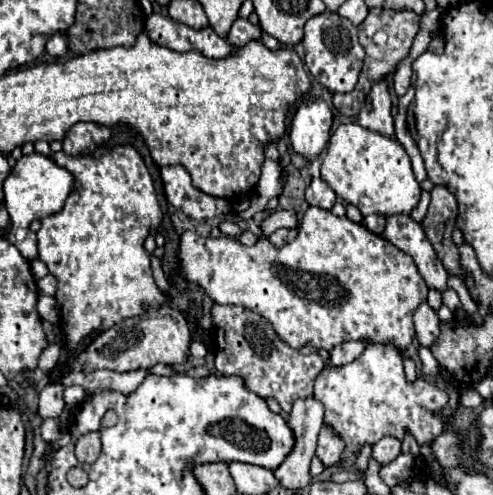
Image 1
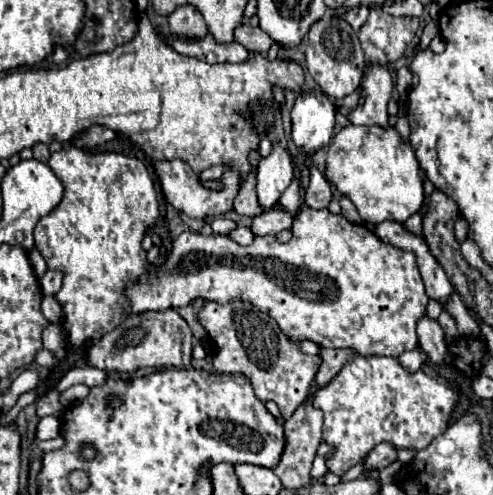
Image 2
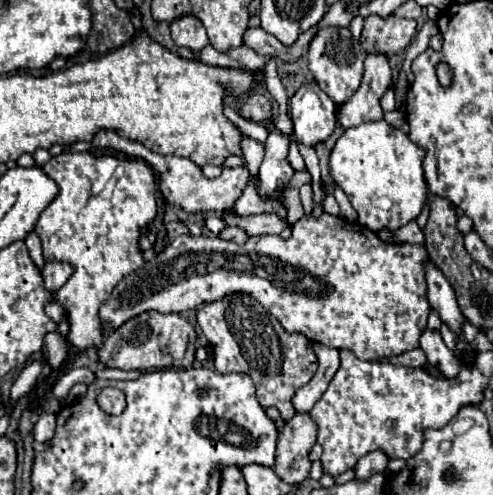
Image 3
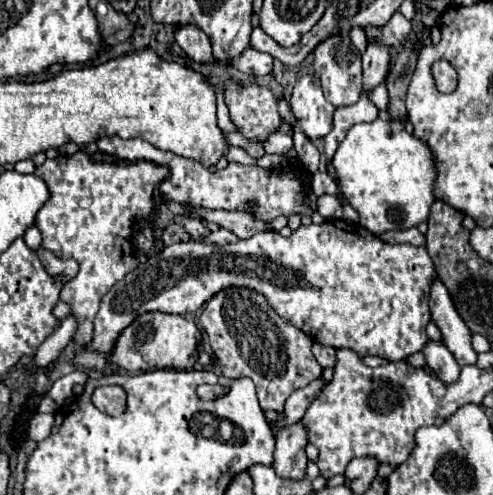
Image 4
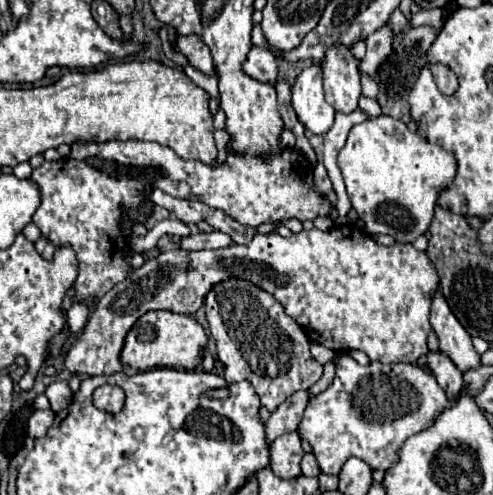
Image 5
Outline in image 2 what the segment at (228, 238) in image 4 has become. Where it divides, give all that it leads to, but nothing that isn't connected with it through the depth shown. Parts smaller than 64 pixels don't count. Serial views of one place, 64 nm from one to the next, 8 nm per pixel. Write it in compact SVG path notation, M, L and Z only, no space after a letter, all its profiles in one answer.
M236 228L234 232L230 232L230 238L232 240L236 240L238 244L244 244L244 246L248 246L252 240L254 240L254 234L250 232L250 228Z

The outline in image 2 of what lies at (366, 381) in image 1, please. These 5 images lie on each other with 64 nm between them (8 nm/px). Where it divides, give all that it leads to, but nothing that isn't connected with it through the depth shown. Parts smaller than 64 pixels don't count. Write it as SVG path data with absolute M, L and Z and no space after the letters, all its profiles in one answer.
M356 356L324 388L318 388L314 394L314 406L324 412L322 440L336 448L334 456L326 460L328 470L342 476L380 442L392 442L398 450L400 448L424 450L436 436L440 436L440 432L444 432L444 428L448 428L448 420L452 408L456 406L456 400L458 392L446 388L444 384L438 384L422 370L418 370L416 374L408 374L400 366L400 362L392 356Z

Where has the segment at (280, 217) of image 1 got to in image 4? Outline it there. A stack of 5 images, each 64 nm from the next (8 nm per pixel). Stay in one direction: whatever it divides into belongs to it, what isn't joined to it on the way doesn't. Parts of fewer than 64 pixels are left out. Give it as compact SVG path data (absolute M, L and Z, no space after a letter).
M190 208L192 216L216 222L222 228L232 230L238 238L248 238L254 236L256 232L266 232L268 222L256 220L254 216L248 216L244 212L228 212L228 210L204 210L204 208Z

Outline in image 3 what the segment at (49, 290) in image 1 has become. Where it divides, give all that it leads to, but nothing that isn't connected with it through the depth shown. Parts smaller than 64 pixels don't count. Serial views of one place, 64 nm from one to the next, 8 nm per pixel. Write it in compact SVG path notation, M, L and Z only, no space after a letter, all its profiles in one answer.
M46 262L42 276L44 276L44 286L50 292L56 292L62 288L62 284L70 278L72 274L72 266L66 262Z

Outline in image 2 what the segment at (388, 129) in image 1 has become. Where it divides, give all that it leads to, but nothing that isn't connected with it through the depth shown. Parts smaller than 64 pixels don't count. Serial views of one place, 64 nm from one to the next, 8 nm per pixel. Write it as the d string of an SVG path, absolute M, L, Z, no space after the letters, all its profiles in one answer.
M372 64L362 80L362 100L360 104L348 114L352 124L362 126L380 126L390 128L388 124L388 100L392 98L394 82L388 74L386 66Z

